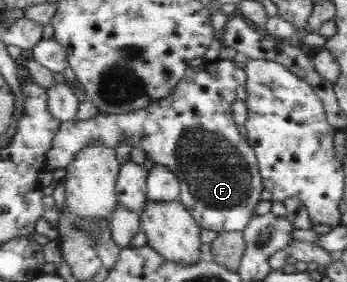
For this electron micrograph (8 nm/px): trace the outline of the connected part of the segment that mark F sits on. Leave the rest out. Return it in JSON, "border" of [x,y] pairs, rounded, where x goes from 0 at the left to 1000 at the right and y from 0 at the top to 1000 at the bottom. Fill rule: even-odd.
{"border":[[[594,213],[573,234],[545,238],[536,273],[516,287],[490,337],[429,362],[412,387],[363,404],[282,394],[256,426],[179,433],[156,518],[135,543],[133,599],[187,599],[262,504],[291,504],[331,528],[349,493],[369,489],[380,521],[409,528],[444,585],[484,592],[504,613],[519,642],[516,713],[550,752],[579,809],[625,823],[700,823],[735,766],[729,748],[752,720],[752,684],[767,674],[735,525],[695,479],[674,426],[671,376],[686,362],[683,309],[706,309],[712,284],[703,241],[683,238],[671,213]]]}

